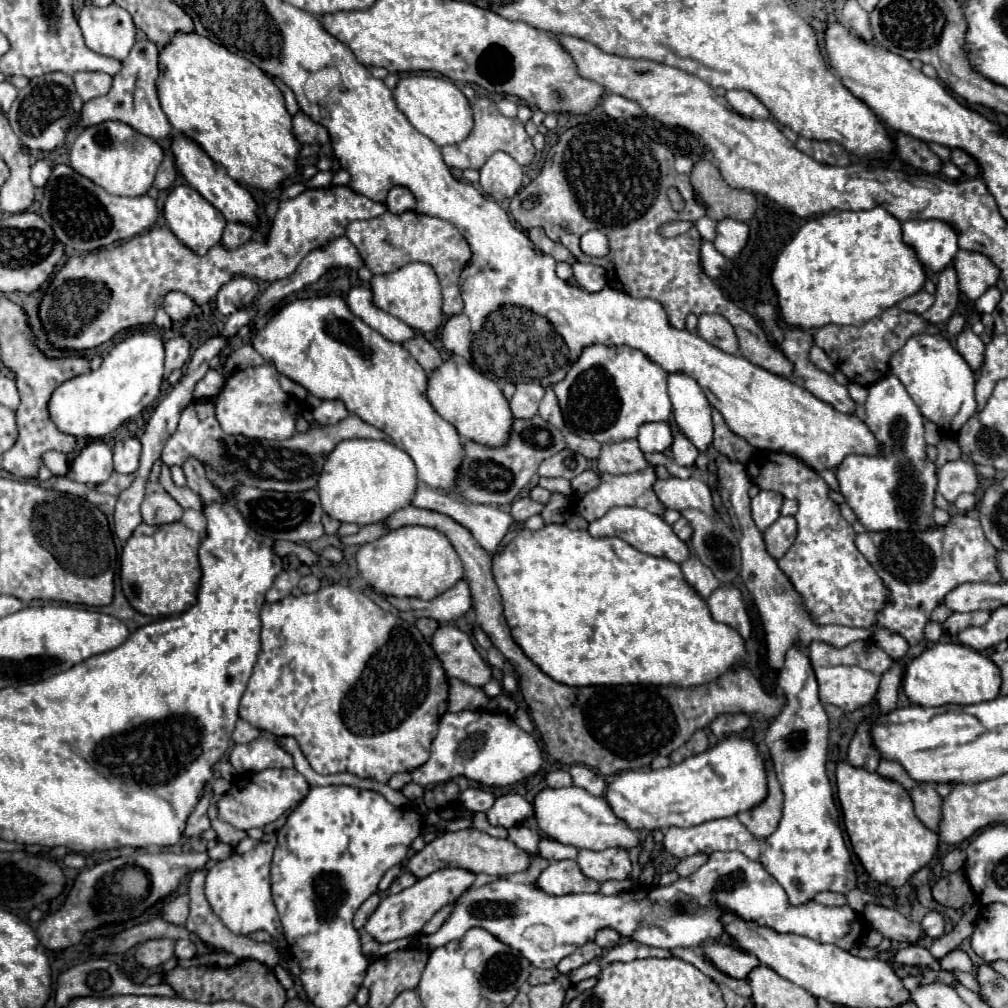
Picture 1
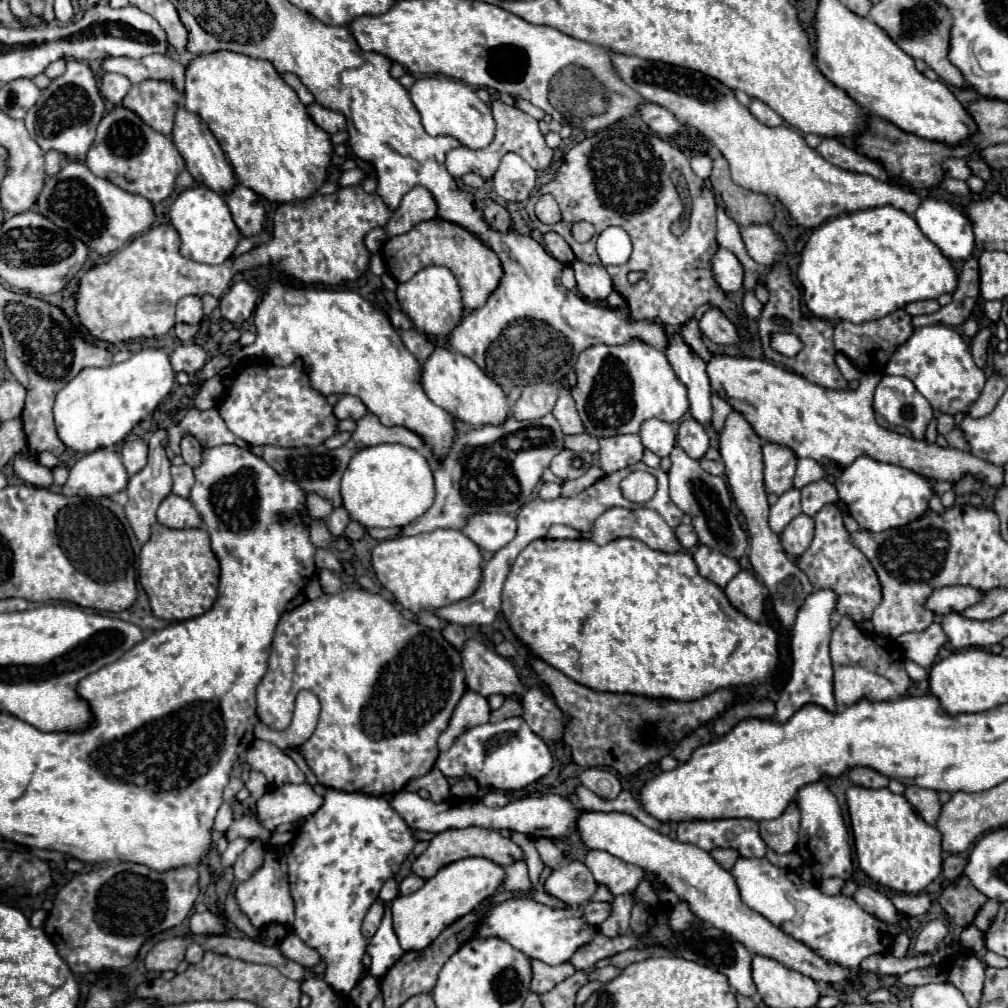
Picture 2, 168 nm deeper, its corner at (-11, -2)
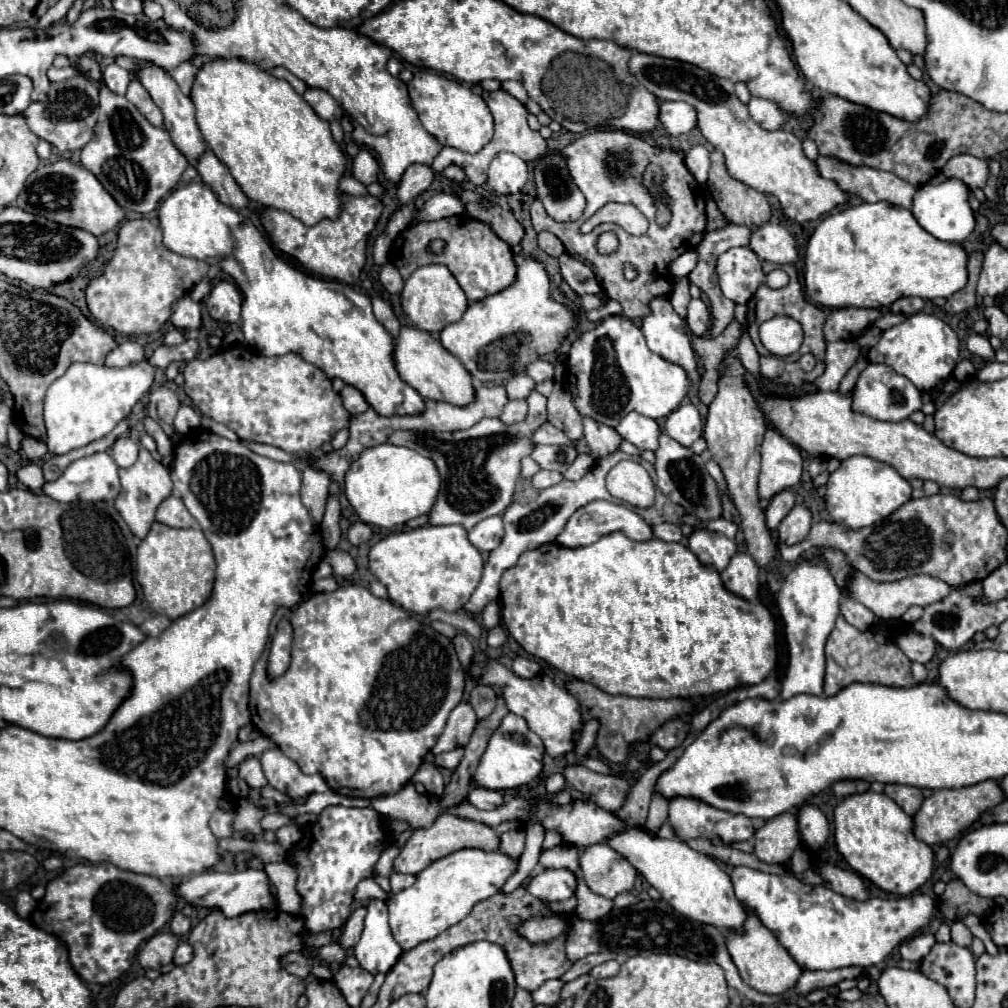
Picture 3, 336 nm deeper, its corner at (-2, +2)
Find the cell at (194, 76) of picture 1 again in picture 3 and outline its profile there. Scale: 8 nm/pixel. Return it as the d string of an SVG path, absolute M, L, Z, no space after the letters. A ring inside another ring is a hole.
M240 57L216 59L204 63L192 85L192 103L196 105L196 123L212 149L212 153L226 163L232 177L246 193L248 199L264 205L288 211L304 225L316 225L320 219L336 219L340 213L338 179L344 175L346 159L332 139L330 125L320 119L308 103L290 87L288 81L276 79L254 63ZM314 175L322 175L314 185Z

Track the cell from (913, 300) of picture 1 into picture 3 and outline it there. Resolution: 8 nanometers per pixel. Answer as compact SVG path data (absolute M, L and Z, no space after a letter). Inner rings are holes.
M906 297L906 299L898 299L892 303L890 311L892 313L902 313L902 315L914 315L920 313L924 309L924 301L920 297Z

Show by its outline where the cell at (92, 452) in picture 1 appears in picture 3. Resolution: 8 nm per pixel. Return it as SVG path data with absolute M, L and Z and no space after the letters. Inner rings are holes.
M94 453L88 457L82 457L68 465L68 469L62 471L62 475L56 481L50 481L42 487L42 491L48 497L54 497L56 501L68 503L68 501L106 501L114 499L120 493L120 479L118 479L118 465L108 453Z

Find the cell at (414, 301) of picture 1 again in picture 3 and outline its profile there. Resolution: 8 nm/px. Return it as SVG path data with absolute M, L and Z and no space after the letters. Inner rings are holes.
M424 265L424 267L418 267L410 275L410 279L404 283L404 289L400 293L400 303L402 303L404 313L412 321L412 325L422 329L422 331L428 331L428 333L442 331L446 325L460 321L462 313L468 307L464 291L460 289L458 281L454 279L454 275L444 265Z

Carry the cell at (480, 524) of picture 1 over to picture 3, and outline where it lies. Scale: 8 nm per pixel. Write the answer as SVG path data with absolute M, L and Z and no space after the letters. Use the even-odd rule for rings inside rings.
M500 515L486 517L468 531L470 543L478 551L484 551L484 553L490 553L492 549L496 549L500 545L500 541L502 541L502 535L504 535L504 525L502 525Z

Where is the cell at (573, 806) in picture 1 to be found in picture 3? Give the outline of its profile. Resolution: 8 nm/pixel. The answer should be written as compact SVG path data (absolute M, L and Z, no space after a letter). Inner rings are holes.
M626 827L626 833L618 833L618 837L610 837L606 841L614 851L622 853L638 869L638 873L660 891L662 899L670 903L678 913L690 917L694 921L702 921L706 925L714 925L718 929L740 931L748 917L746 909L734 897L732 881L726 871L722 871L714 859L704 853L690 849L684 841L678 839L662 839L646 833L638 827Z

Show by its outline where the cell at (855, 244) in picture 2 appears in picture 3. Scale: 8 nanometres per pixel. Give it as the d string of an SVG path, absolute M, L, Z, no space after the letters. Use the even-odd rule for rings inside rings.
M886 201L860 203L860 205L854 205L854 207L848 207L848 209L840 211L840 213L828 215L826 219L822 219L822 223L816 227L816 231L808 239L806 253L804 253L804 285L806 285L806 295L816 305L822 305L822 307L828 307L828 309L840 309L840 307L866 307L866 309L868 307L876 307L876 309L880 309L880 307L890 307L900 297L922 297L922 299L950 297L950 295L954 295L956 291L960 291L966 285L966 279L968 279L968 273L966 273L966 251L960 245L938 241L936 237L932 237L930 233L926 233L918 225L918 221L914 219L914 215L908 209L894 207L894 205L886 203Z

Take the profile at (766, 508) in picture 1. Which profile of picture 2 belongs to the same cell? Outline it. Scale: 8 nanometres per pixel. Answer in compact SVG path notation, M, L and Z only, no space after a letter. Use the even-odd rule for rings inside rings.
M789 489L789 491L783 493L783 495L779 497L779 501L771 507L769 527L771 527L775 533L781 533L781 531L789 525L789 521L801 513L799 497L801 497L799 489Z

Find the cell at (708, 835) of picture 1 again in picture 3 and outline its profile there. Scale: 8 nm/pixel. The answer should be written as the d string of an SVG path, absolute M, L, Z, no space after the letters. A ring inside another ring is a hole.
M676 797L670 801L670 825L676 833L678 839L688 841L688 839L712 839L718 837L724 843L738 843L746 841L754 835L752 821L746 815L732 815L722 809L714 809L712 805L706 805L698 799L686 799L686 797Z

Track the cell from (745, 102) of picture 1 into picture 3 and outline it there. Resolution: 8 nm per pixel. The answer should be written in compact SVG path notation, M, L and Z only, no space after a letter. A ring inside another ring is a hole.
M752 97L750 103L748 103L748 109L750 109L750 117L764 129L768 131L774 131L774 129L780 129L784 125L784 119L786 119L786 113L782 113L776 103L768 101L768 99L760 99L760 97Z

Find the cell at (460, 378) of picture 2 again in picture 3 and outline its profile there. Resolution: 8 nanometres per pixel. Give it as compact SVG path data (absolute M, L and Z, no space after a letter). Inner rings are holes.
M402 327L400 337L394 345L394 361L400 377L410 387L414 387L424 399L450 401L452 405L470 405L470 401L474 401L474 385L470 371L430 333L420 331L416 327Z

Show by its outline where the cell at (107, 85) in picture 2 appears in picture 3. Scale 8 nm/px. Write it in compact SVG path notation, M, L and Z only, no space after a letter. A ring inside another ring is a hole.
M112 63L112 65L108 65L108 67L102 69L102 81L104 81L104 85L106 85L112 93L124 95L124 93L126 93L126 87L128 87L128 83L130 83L130 75L128 75L128 71L124 71L124 69L118 67L116 63Z

